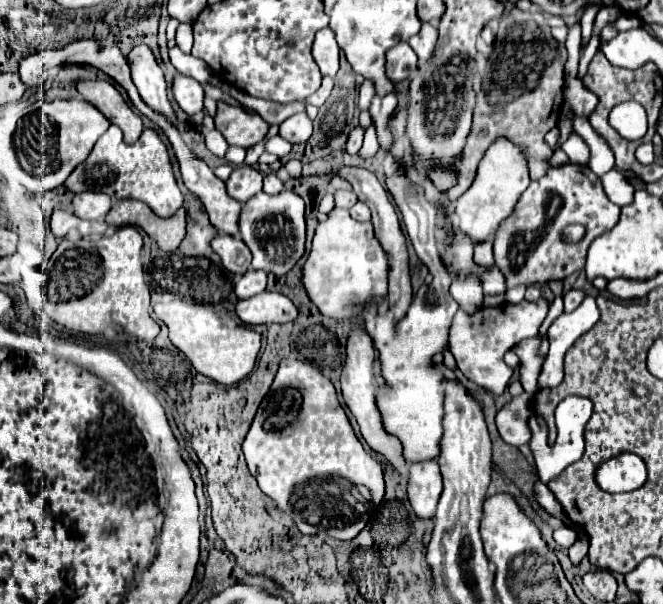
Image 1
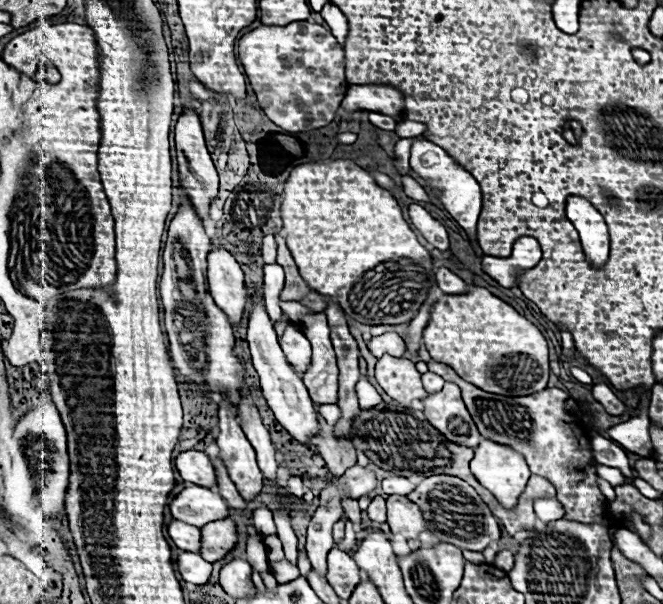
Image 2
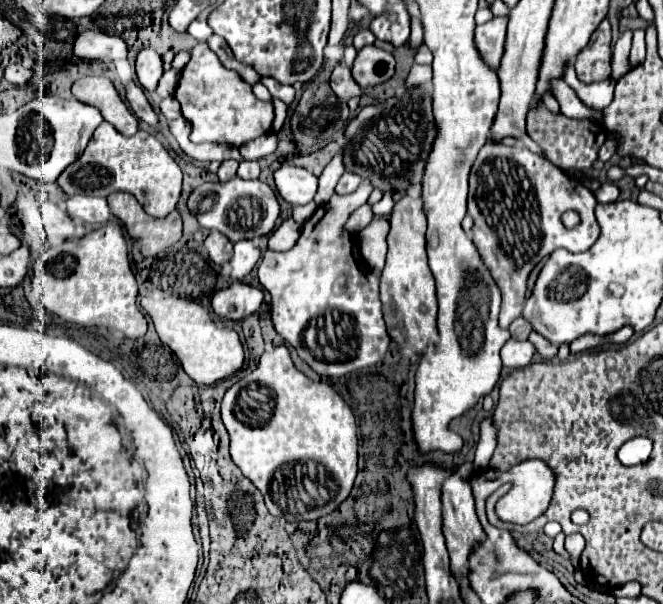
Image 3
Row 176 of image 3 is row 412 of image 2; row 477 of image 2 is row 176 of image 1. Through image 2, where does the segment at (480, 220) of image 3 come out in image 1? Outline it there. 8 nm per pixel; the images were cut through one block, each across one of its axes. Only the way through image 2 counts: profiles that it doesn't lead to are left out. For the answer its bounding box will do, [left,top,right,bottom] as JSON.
[494,164,620,288]

